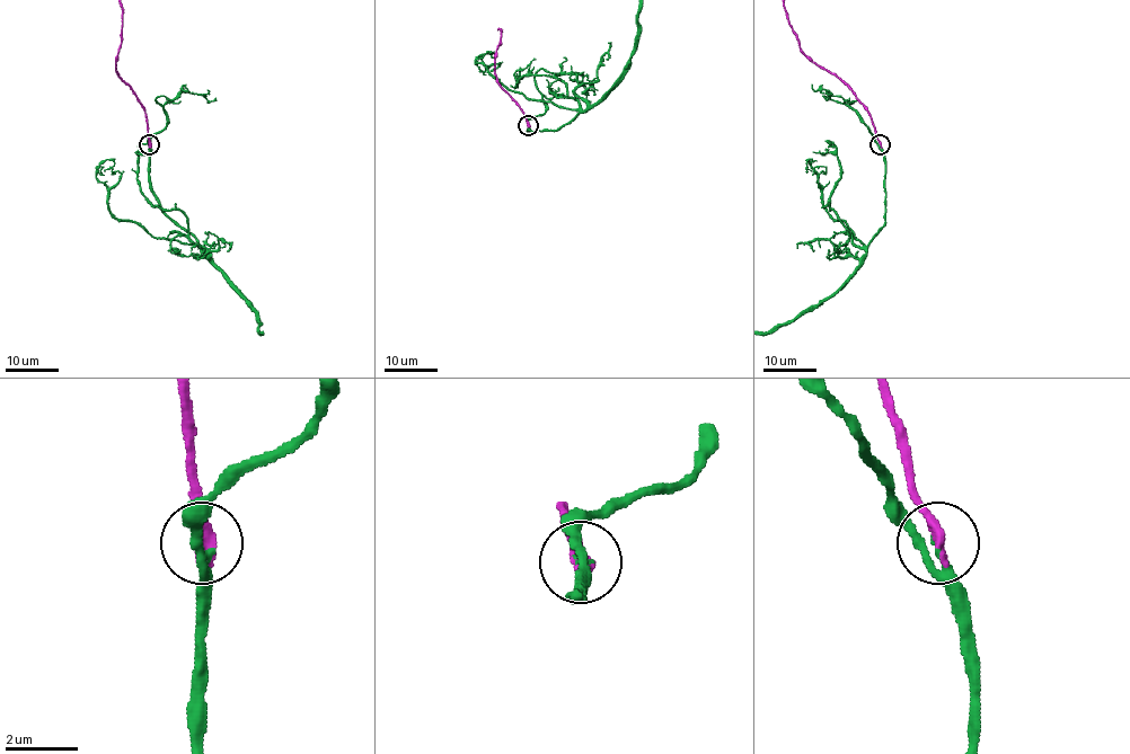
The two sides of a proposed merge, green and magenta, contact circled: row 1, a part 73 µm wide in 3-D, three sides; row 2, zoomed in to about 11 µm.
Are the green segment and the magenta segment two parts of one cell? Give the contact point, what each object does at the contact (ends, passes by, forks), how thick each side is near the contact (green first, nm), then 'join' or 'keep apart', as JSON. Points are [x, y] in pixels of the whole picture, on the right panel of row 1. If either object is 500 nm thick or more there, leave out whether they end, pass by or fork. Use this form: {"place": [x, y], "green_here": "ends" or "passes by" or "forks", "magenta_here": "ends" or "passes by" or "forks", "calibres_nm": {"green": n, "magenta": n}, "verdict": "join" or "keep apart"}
{"place": [880, 144], "green_here": "passes by", "magenta_here": "ends", "calibres_nm": {"green": 180, "magenta": 400}, "verdict": "join"}

